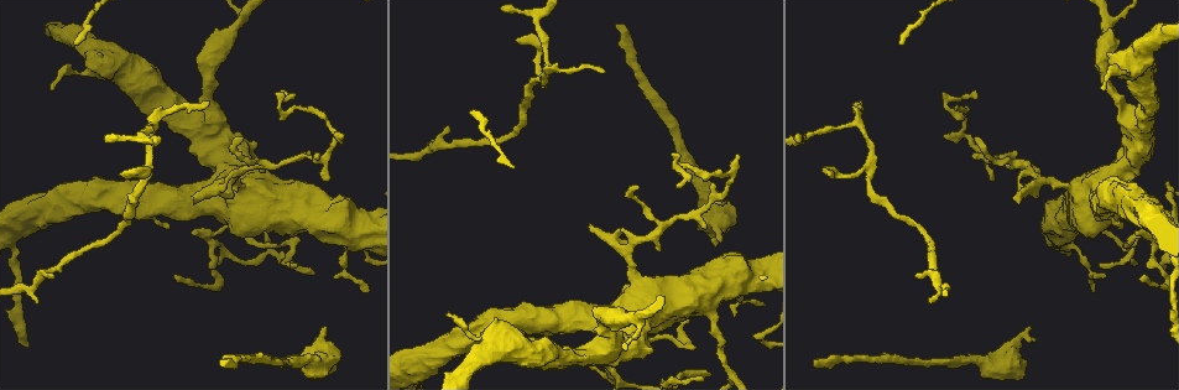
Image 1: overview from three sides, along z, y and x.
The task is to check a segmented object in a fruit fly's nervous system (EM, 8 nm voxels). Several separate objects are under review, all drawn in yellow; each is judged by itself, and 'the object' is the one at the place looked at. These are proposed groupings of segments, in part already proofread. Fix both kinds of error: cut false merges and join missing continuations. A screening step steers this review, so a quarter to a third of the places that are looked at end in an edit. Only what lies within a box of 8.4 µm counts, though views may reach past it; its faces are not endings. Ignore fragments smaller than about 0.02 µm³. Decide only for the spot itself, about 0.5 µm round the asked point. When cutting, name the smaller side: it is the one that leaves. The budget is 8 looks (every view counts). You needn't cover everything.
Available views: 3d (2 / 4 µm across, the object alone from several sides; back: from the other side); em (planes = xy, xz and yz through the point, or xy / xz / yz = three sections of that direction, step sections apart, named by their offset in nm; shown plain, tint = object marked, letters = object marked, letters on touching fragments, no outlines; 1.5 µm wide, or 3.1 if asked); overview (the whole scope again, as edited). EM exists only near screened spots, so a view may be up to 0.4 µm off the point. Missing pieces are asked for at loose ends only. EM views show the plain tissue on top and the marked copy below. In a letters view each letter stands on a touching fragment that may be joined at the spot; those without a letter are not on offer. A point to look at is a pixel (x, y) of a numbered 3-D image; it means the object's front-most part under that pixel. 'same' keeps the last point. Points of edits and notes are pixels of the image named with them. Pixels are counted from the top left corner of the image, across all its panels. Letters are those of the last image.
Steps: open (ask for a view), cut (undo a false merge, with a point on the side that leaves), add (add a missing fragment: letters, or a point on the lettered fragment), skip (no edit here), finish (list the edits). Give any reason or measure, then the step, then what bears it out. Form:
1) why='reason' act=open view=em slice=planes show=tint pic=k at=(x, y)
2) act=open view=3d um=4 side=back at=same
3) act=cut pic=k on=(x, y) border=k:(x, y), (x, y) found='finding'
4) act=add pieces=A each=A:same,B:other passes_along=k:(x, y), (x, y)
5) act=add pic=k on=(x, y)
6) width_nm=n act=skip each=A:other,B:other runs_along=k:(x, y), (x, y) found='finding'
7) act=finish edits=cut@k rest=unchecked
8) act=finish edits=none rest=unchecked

why='thick turns thin' act=open view=em slice=xz step=4 show=tint pic=1 at=(707, 311)

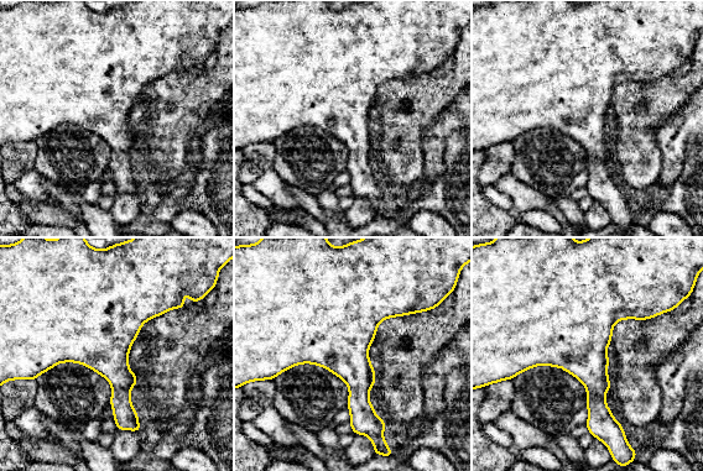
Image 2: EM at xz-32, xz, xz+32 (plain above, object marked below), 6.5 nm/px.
act=open view=em slice=planes show=letters at=same

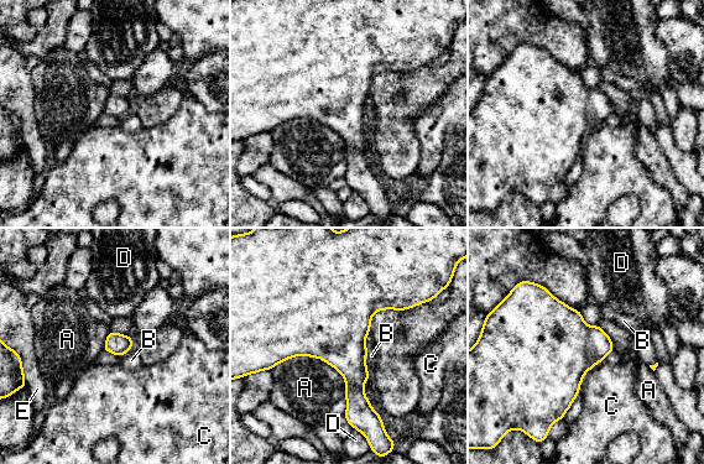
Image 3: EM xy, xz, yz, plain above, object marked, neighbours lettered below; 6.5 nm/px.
act=skip each=A:other,B:other,C:other,D:other,E:other border=3:(270, 370), (318, 356), (345, 395) found='one neuron here'

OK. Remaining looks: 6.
why='branch stops here' act=open view=3d um=2 pic=1 at=(832, 176)

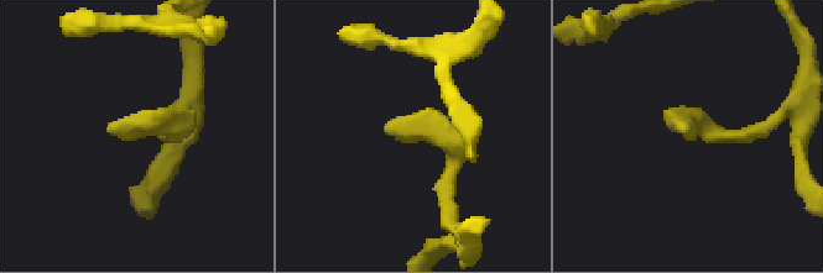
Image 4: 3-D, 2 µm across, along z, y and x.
why='shape alone is not enough' act=open view=em slice=yz step=4 show=letters pic=4 at=(112, 130)

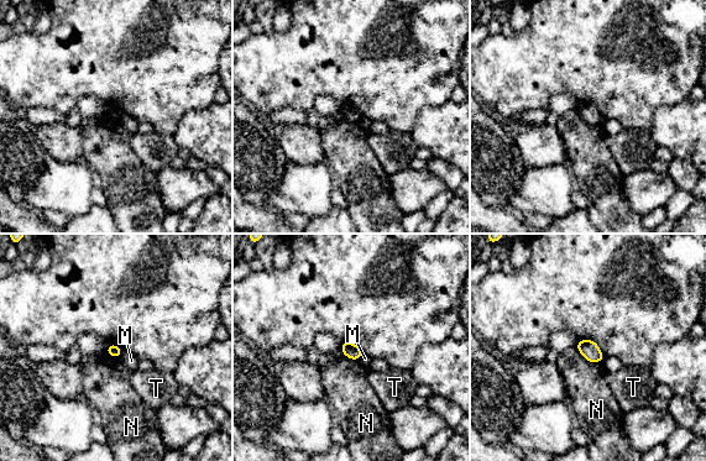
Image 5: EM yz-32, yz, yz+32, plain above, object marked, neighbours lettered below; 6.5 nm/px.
why='cut it another way' act=open view=em slice=planes show=letters at=same

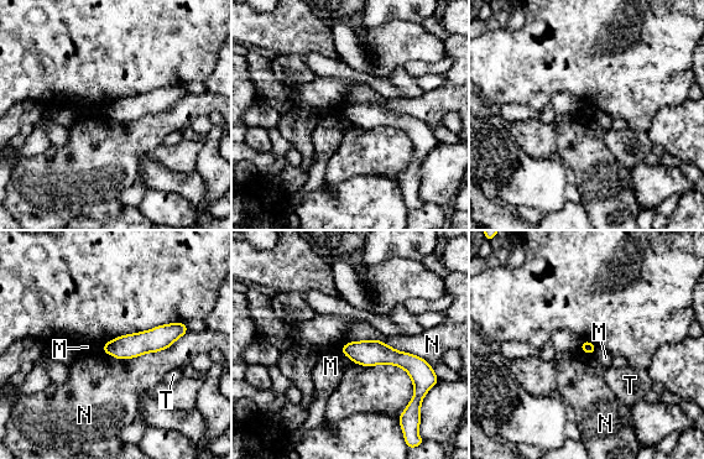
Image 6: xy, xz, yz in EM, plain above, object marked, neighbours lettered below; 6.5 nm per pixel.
longest_contact=N:550nm act=skip each=M:other,N:other,T:other found='none of them fits'

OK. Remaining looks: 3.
why='free end' act=open view=3d um=2 pic=1 at=(221, 367)

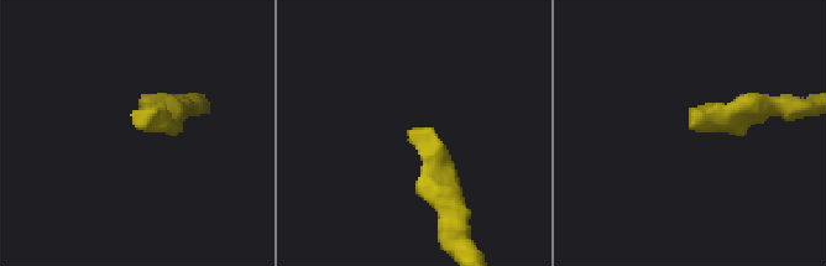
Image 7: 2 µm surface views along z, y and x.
why='shape alone is not enough' act=open view=em slice=yz step=8 show=tint pic=7 at=(697, 129)

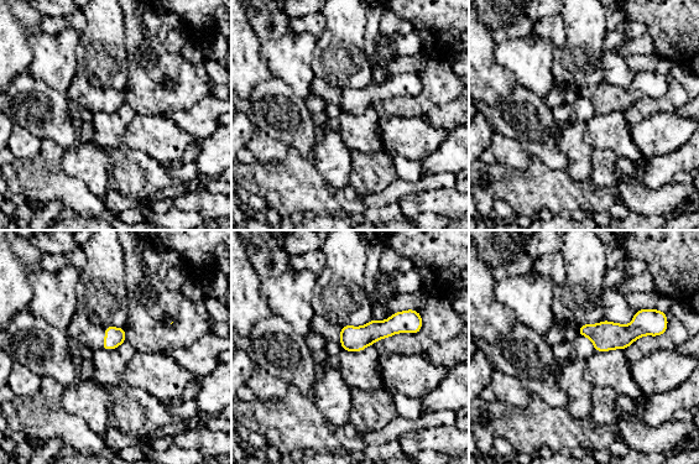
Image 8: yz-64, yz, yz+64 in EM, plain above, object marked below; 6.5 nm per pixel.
why='another direction' act=open view=em slice=planes show=letters at=same

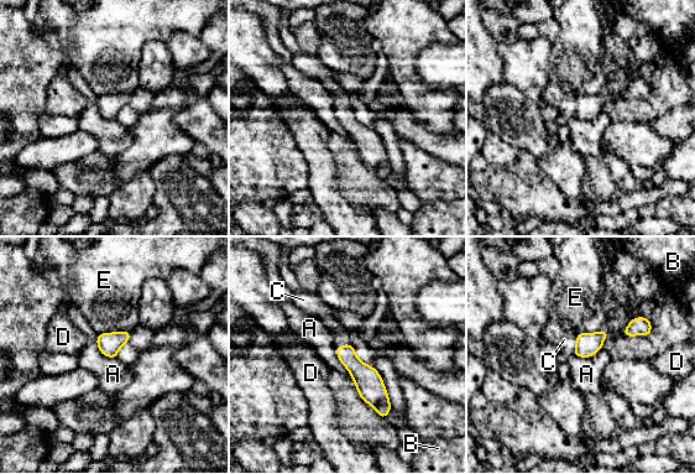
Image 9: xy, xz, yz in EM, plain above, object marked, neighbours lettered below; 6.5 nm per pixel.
width_nm=140 act=add pieces=C each=A:other,B:other,C:same,D:other,E:other passes_along=9:(586, 344), (575, 344), (564, 339) found='it goes on there'

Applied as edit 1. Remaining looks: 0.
act=finish edits=add@9 rest=unchecked

